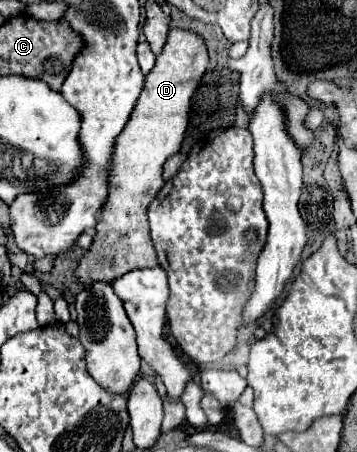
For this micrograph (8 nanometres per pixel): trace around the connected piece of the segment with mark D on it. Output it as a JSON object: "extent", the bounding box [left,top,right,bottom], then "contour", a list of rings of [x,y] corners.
{"extent":[77,29,209,283],"contour":[[[169,29],[167,43],[157,57],[155,67],[145,77],[145,85],[131,113],[131,119],[117,137],[109,197],[101,209],[101,221],[95,227],[97,235],[93,245],[81,257],[77,267],[77,279],[81,283],[111,283],[113,279],[119,279],[133,269],[159,265],[155,247],[149,237],[147,207],[163,187],[163,163],[181,149],[189,125],[191,101],[207,67],[209,51],[205,39],[189,29]]]}

